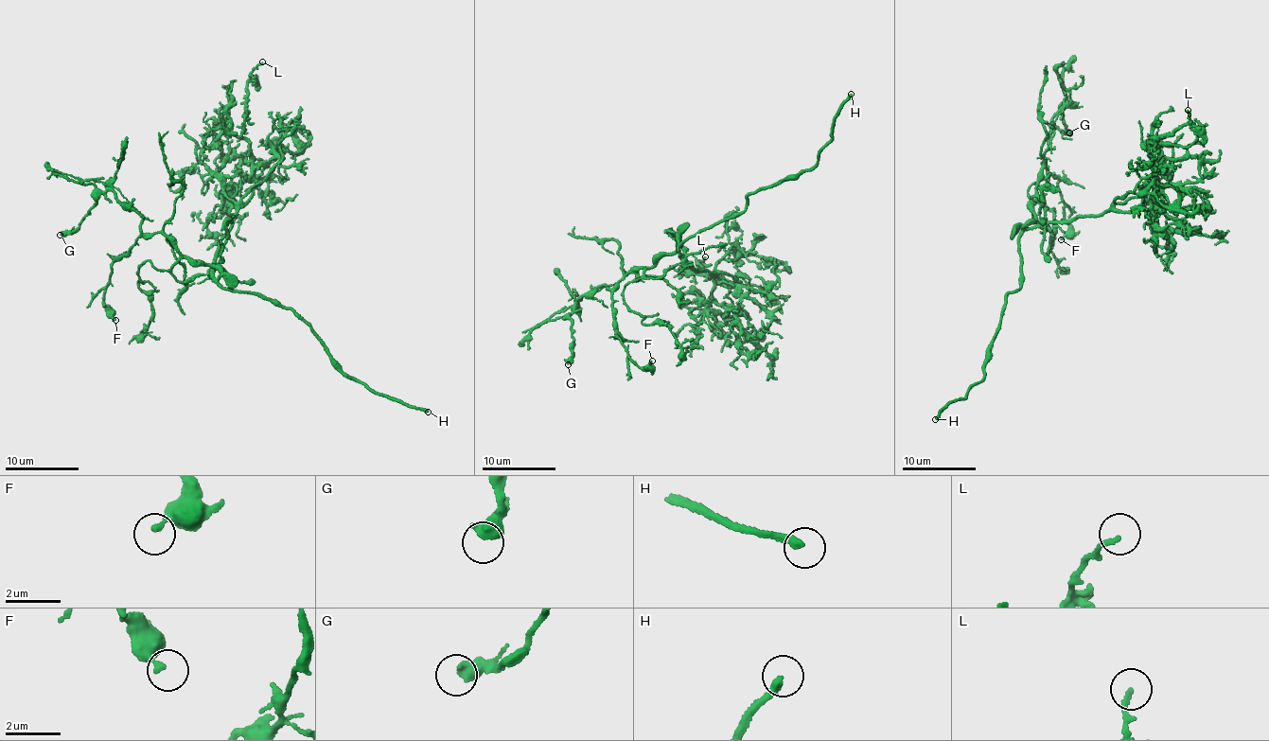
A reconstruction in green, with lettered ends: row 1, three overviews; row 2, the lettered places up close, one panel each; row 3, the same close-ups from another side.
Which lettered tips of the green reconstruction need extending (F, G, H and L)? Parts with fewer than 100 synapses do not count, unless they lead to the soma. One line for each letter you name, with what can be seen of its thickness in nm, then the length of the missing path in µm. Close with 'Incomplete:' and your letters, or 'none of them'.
H: 280 nm | 40 µm
Incomplete: H

